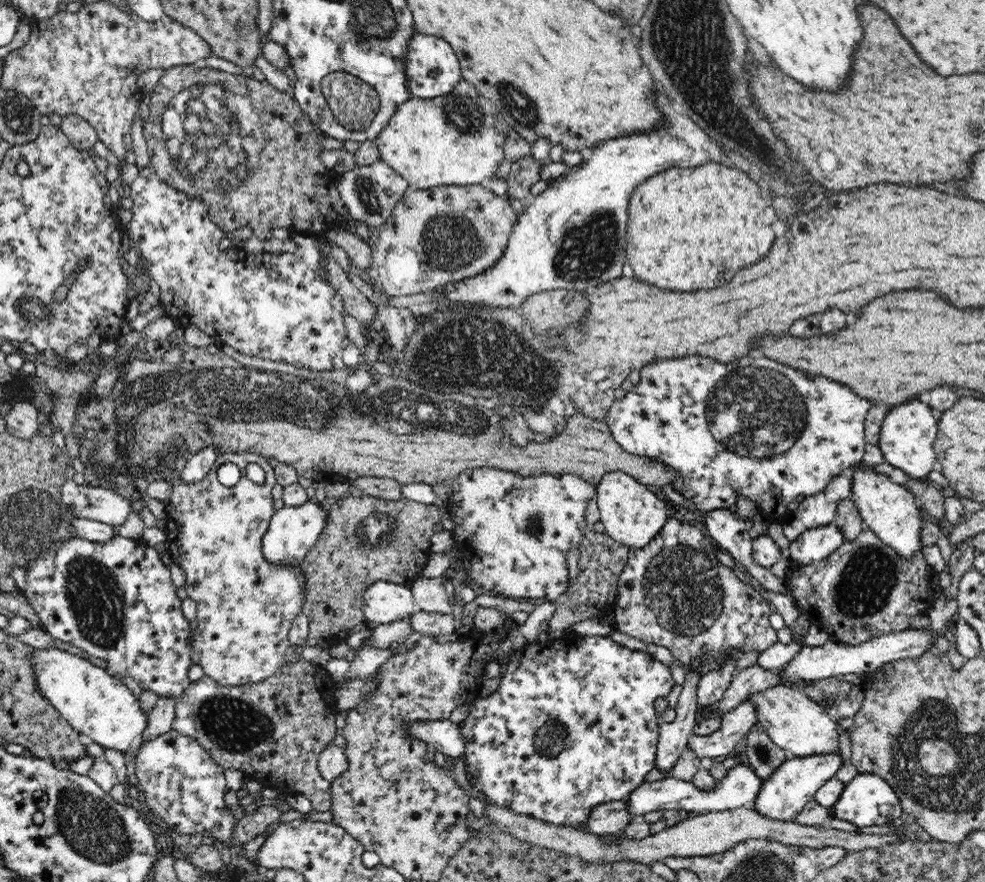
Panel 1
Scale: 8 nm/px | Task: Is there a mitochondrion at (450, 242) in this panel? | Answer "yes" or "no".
yes

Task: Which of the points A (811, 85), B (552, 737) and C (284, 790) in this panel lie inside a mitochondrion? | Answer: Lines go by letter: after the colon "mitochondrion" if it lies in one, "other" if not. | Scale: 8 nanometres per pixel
A: other
B: mitochondrion
C: other

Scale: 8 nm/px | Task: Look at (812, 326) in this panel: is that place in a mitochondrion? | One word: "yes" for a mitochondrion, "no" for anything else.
no

